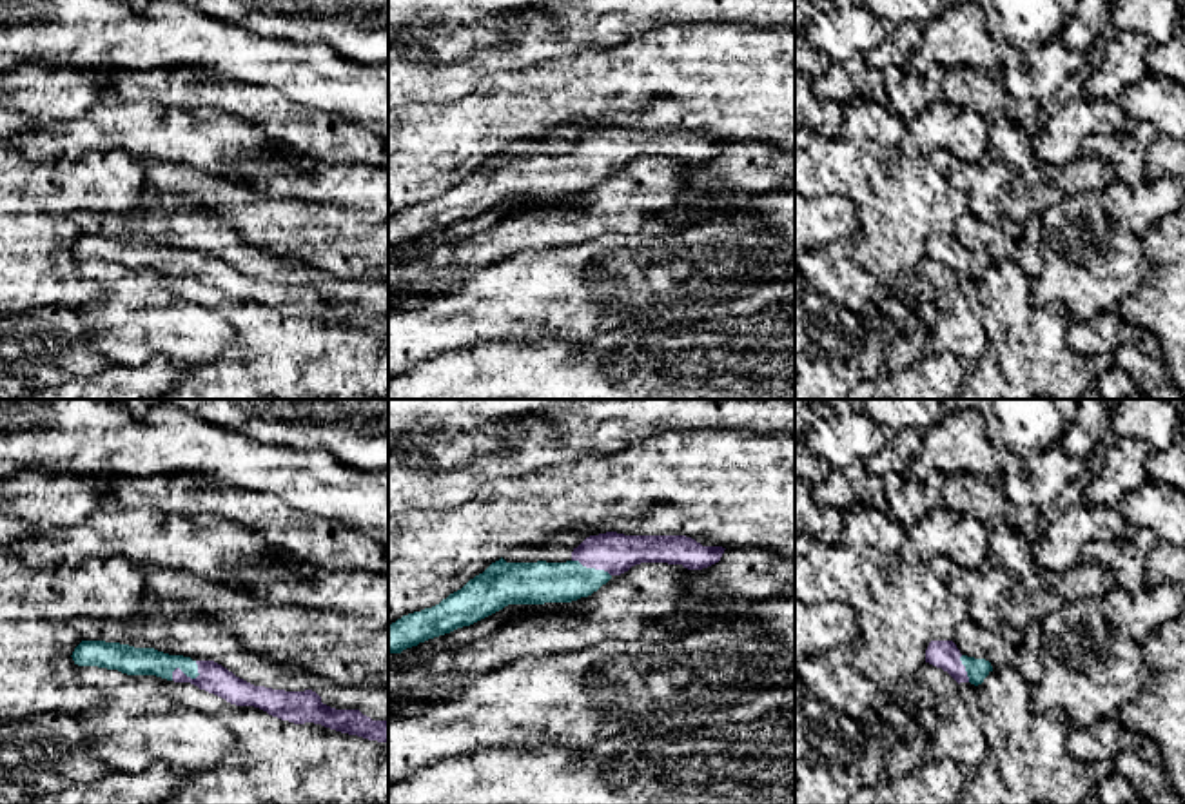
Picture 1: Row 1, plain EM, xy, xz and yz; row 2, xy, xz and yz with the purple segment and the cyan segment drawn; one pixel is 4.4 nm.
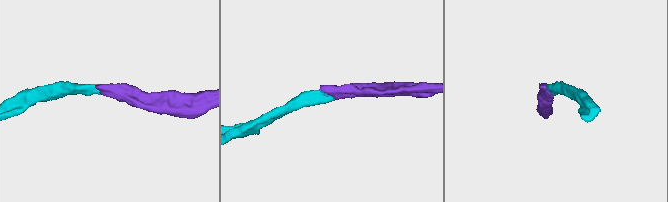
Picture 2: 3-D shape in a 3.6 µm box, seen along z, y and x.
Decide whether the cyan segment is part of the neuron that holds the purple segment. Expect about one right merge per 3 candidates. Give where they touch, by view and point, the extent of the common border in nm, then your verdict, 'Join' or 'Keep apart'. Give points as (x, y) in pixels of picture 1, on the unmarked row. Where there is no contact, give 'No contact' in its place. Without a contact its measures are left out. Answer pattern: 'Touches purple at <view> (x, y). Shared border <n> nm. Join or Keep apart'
Touches purple at xy (187, 271). Shared border 150 nm. Join

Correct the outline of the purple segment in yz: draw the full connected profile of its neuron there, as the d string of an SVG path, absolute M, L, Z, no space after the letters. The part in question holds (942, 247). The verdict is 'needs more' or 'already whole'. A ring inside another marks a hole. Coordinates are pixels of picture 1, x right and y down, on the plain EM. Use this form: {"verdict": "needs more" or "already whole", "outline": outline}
{"verdict": "needs more", "outline": "M931 234L925 243L925 256L942 261L958 278L971 276L978 279L993 265L989 254L962 249L953 234Z"}

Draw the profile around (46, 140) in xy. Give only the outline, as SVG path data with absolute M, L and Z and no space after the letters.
M120 98L98 100L78 120L44 120L9 142L25 160L45 163L56 158L74 160L83 151L122 149L140 162L187 163L205 172L234 180L240 174L256 174L272 154L269 134L256 123L245 122L218 107L180 109L154 100L125 102Z

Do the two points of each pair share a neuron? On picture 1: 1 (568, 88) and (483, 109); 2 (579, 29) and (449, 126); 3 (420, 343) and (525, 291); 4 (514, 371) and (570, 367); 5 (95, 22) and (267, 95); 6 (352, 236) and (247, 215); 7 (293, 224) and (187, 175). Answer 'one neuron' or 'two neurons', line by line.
1: one neuron
2: two neurons
3: one neuron
4: one neuron
5: two neurons
6: one neuron
7: one neuron

